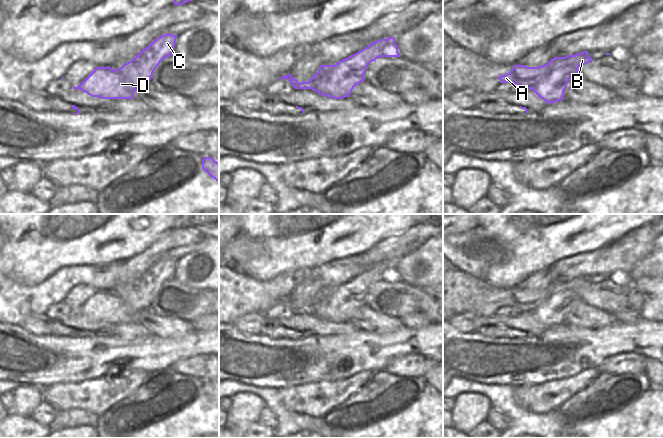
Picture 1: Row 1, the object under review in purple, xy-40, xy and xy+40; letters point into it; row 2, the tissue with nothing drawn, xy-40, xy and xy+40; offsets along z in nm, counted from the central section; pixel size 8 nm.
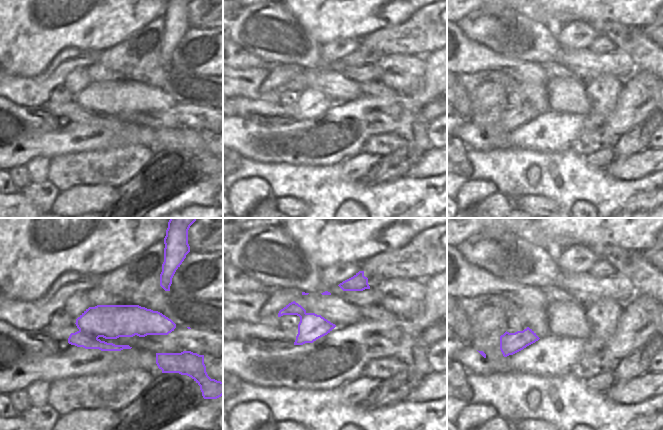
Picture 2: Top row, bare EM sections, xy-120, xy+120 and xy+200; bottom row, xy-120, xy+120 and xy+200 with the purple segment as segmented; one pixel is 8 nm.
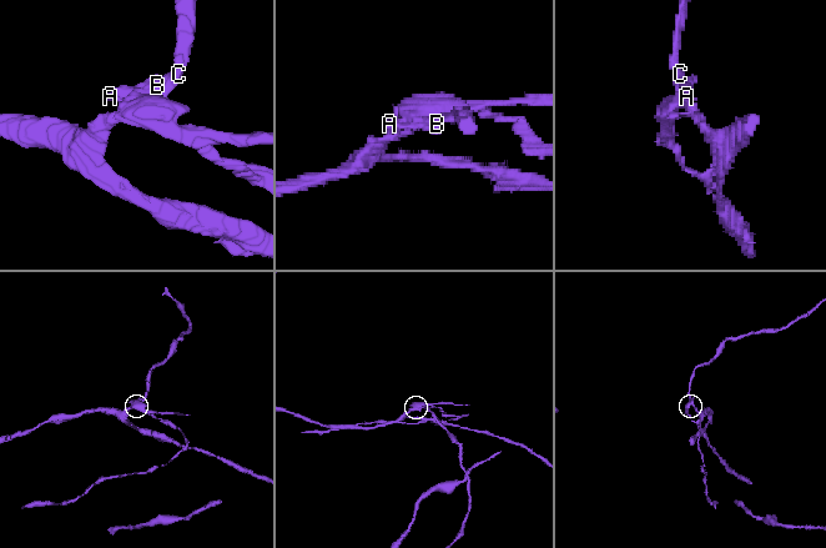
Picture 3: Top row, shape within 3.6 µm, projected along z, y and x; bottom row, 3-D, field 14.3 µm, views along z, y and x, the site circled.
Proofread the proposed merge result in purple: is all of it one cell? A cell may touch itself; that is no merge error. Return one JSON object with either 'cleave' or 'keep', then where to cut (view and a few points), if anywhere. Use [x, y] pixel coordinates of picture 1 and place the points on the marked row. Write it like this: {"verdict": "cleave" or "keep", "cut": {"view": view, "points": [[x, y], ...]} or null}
{"verdict": "cleave", "cut": {"view": "xy", "points": [[370, 60], [354, 72], [343, 74], [343, 97]]}}

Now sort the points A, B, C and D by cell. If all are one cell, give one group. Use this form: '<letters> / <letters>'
A D / B C

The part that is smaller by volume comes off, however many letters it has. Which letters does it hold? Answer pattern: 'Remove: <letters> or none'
Remove: A, D

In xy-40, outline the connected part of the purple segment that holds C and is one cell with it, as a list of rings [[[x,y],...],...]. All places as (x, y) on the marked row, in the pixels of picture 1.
[[[171,33],[161,35],[152,41],[145,49],[140,51],[131,61],[115,70],[119,73],[129,73],[133,67],[137,67],[138,64],[145,59],[148,68],[154,73],[163,59],[174,55],[176,38],[177,35],[173,35]]]

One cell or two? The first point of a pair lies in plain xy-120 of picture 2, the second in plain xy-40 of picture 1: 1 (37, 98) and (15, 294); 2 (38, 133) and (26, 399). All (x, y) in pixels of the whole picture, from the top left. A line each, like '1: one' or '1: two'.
1: one
2: two

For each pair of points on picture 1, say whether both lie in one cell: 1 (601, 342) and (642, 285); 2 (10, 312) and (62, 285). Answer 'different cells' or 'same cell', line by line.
1: different cells
2: same cell

